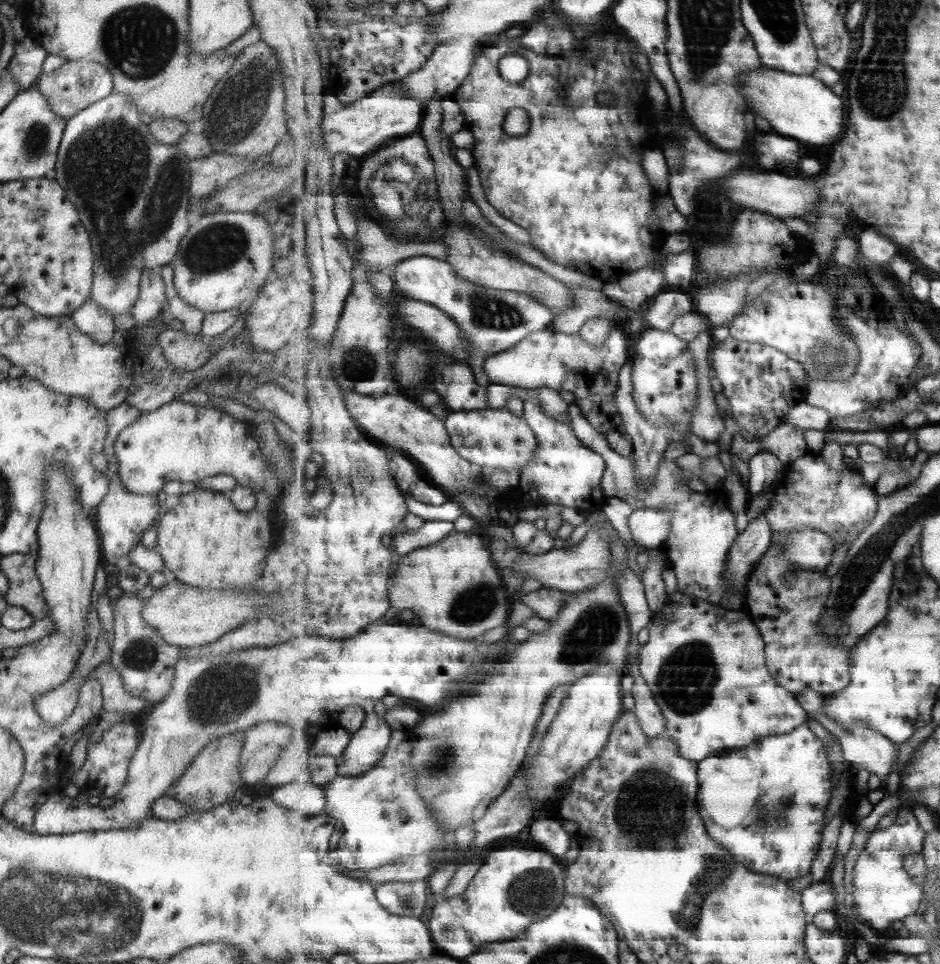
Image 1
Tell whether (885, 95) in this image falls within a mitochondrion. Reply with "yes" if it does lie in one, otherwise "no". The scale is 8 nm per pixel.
yes

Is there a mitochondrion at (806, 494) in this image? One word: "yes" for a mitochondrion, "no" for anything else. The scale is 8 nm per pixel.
no

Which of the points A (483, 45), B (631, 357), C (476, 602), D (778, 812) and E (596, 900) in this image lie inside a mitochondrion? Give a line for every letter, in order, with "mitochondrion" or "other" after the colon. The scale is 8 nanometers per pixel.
A: other
B: other
C: mitochondrion
D: mitochondrion
E: other

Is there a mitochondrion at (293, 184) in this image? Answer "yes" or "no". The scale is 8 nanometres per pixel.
no

